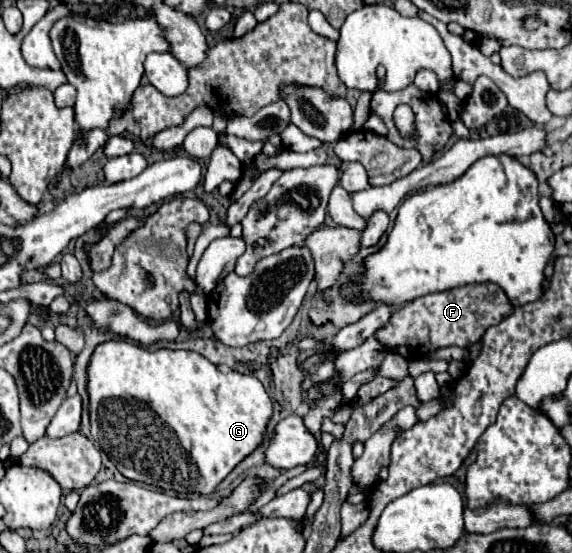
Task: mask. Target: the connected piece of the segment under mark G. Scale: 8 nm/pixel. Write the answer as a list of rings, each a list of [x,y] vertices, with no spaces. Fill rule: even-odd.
[[[104,341],[96,345],[90,363],[88,363],[88,397],[90,397],[90,433],[94,443],[110,457],[110,461],[116,465],[116,469],[126,477],[142,483],[150,483],[156,487],[162,487],[164,491],[176,491],[176,493],[200,493],[210,495],[218,483],[246,457],[250,455],[262,441],[262,435],[266,431],[266,423],[272,417],[272,401],[268,399],[268,393],[264,391],[262,383],[252,377],[238,371],[222,373],[216,369],[214,363],[210,363],[206,357],[202,357],[196,351],[182,351],[182,349],[144,349],[140,345],[134,345],[130,341]]]

